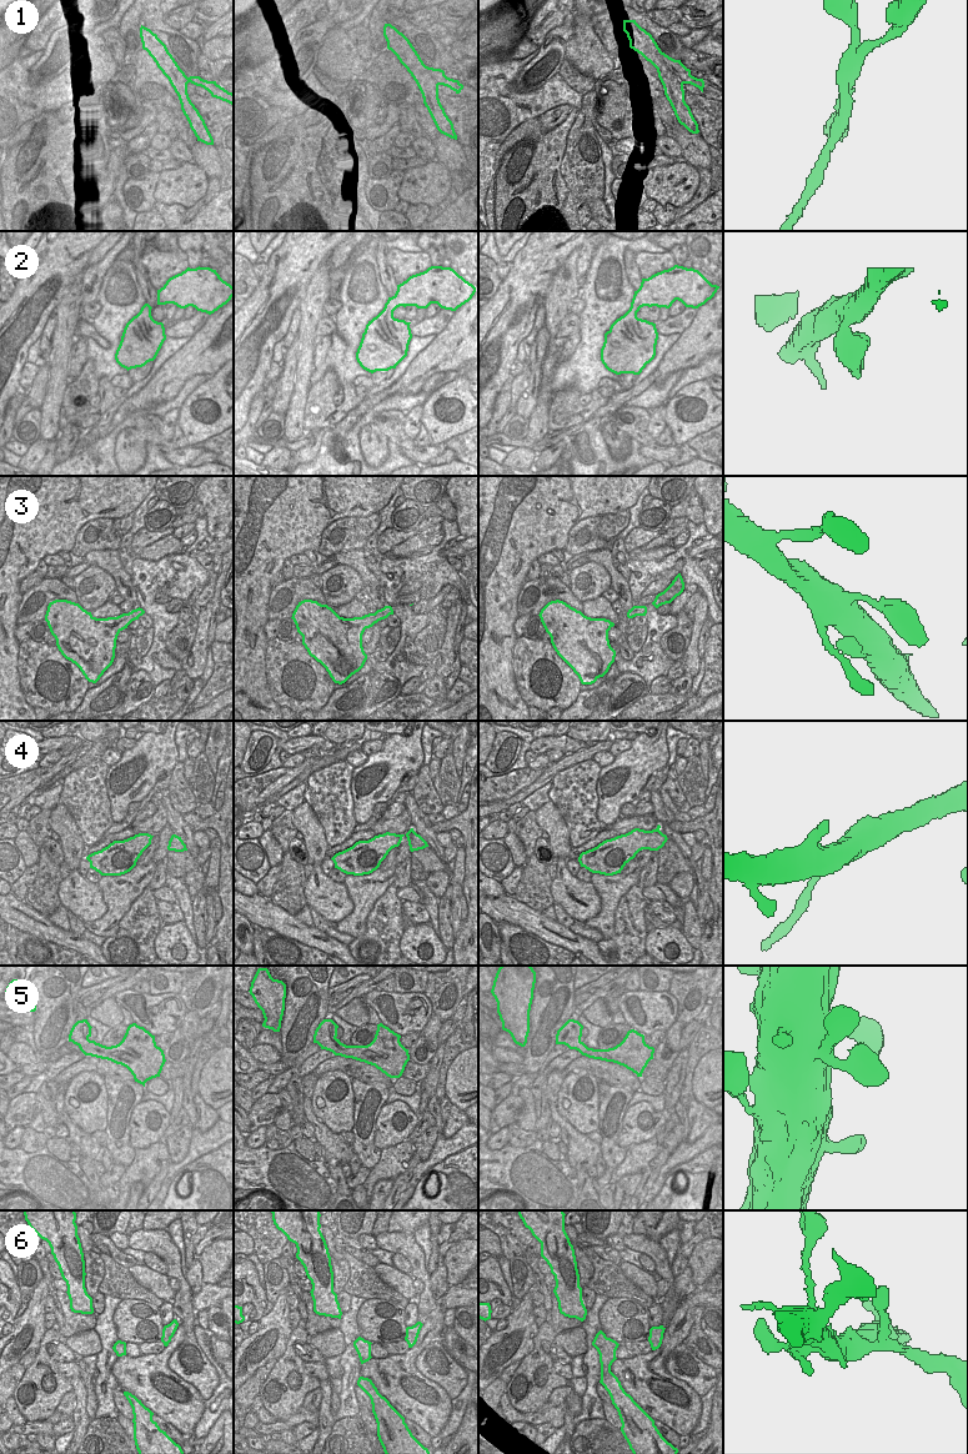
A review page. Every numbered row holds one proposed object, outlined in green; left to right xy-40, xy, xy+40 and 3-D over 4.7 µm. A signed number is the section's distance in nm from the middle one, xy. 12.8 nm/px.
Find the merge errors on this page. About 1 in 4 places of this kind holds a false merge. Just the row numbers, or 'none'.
1, 4

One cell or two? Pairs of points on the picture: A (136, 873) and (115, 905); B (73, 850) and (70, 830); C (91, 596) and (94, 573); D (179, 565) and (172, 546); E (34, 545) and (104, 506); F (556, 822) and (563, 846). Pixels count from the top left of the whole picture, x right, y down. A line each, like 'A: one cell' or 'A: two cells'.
A: one cell
B: one cell
C: one cell
D: two cells
E: one cell
F: one cell

